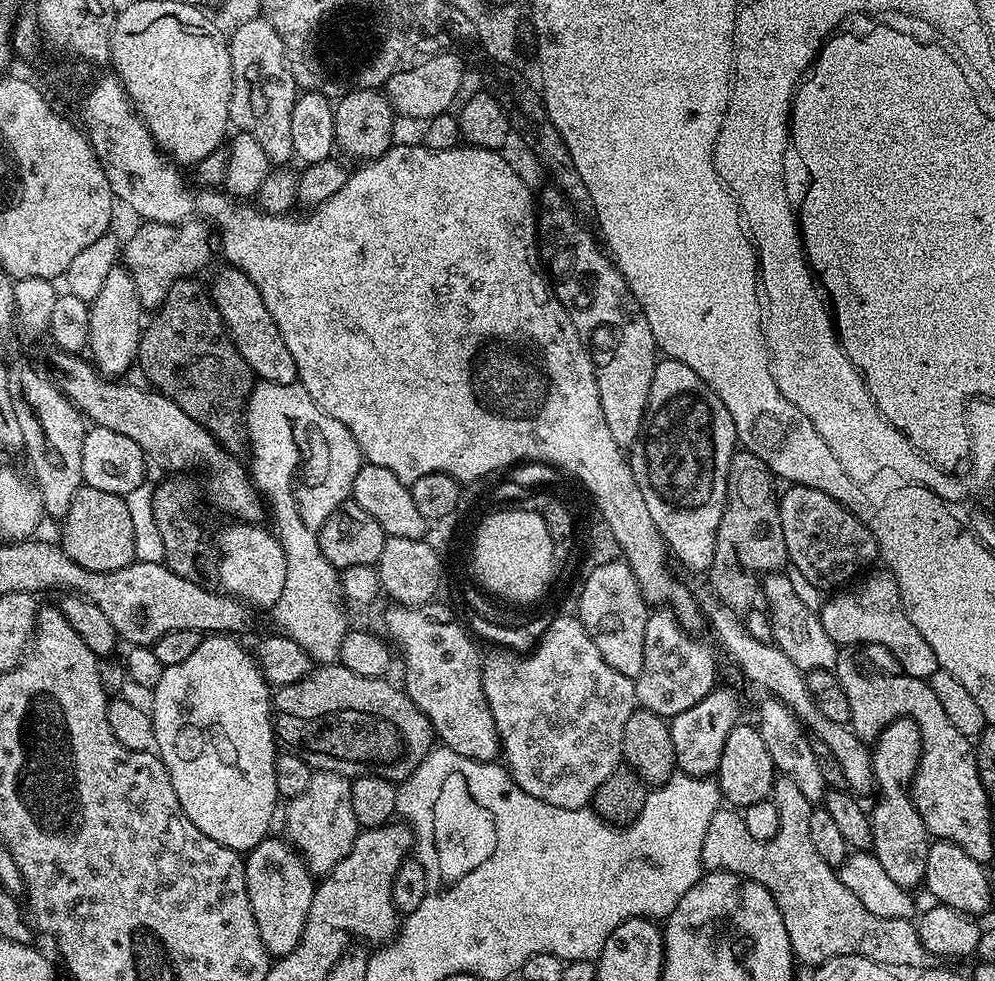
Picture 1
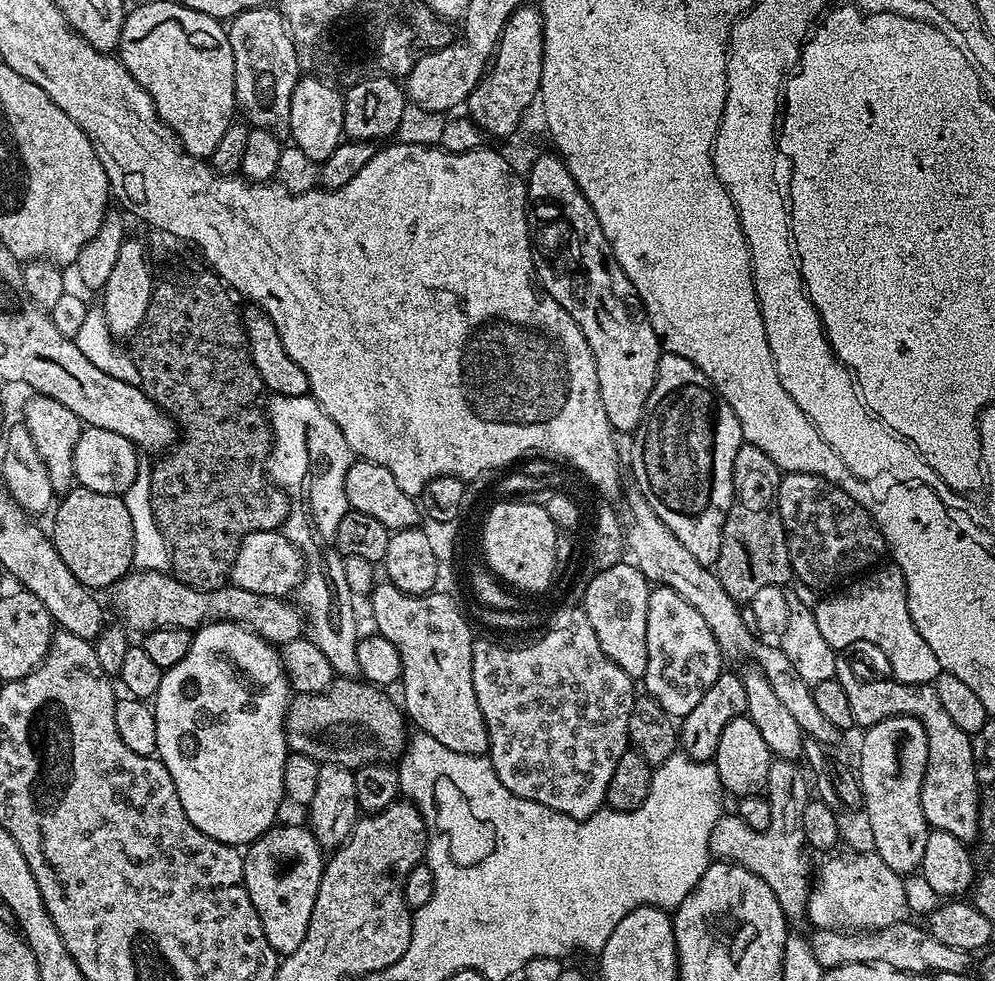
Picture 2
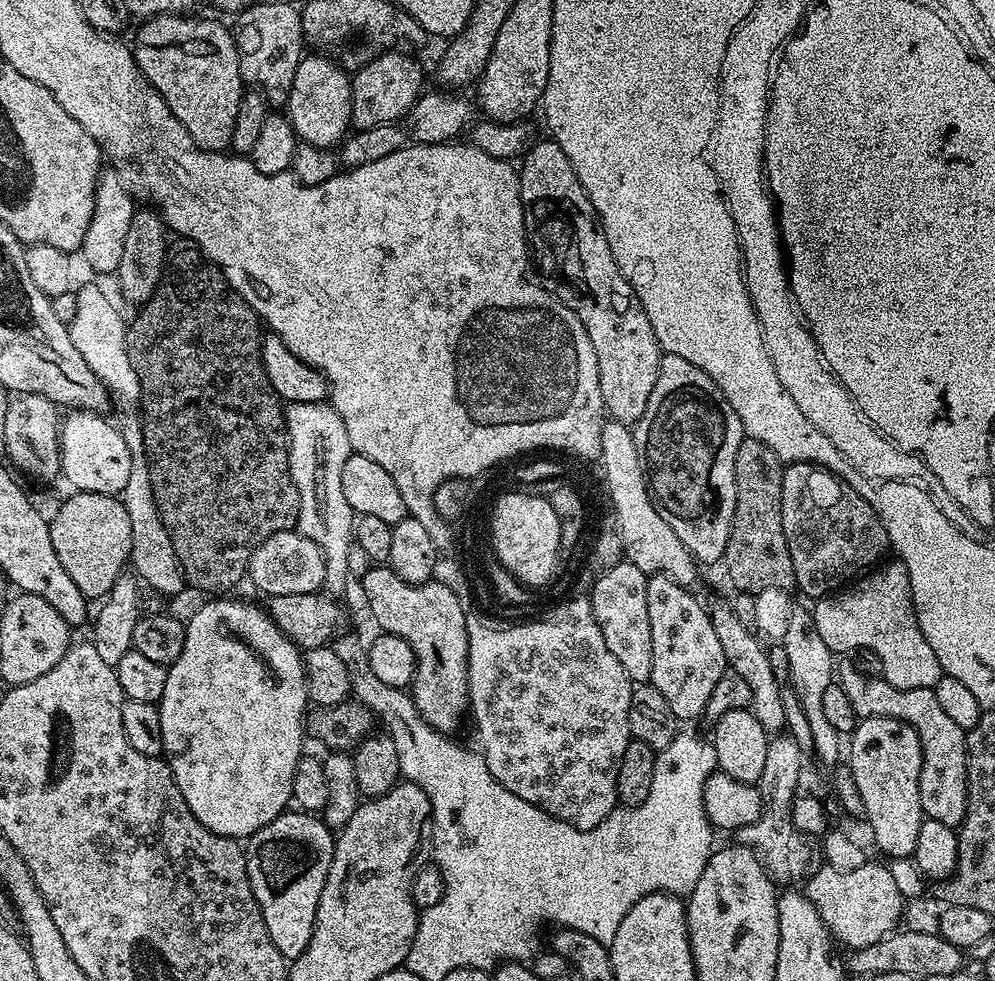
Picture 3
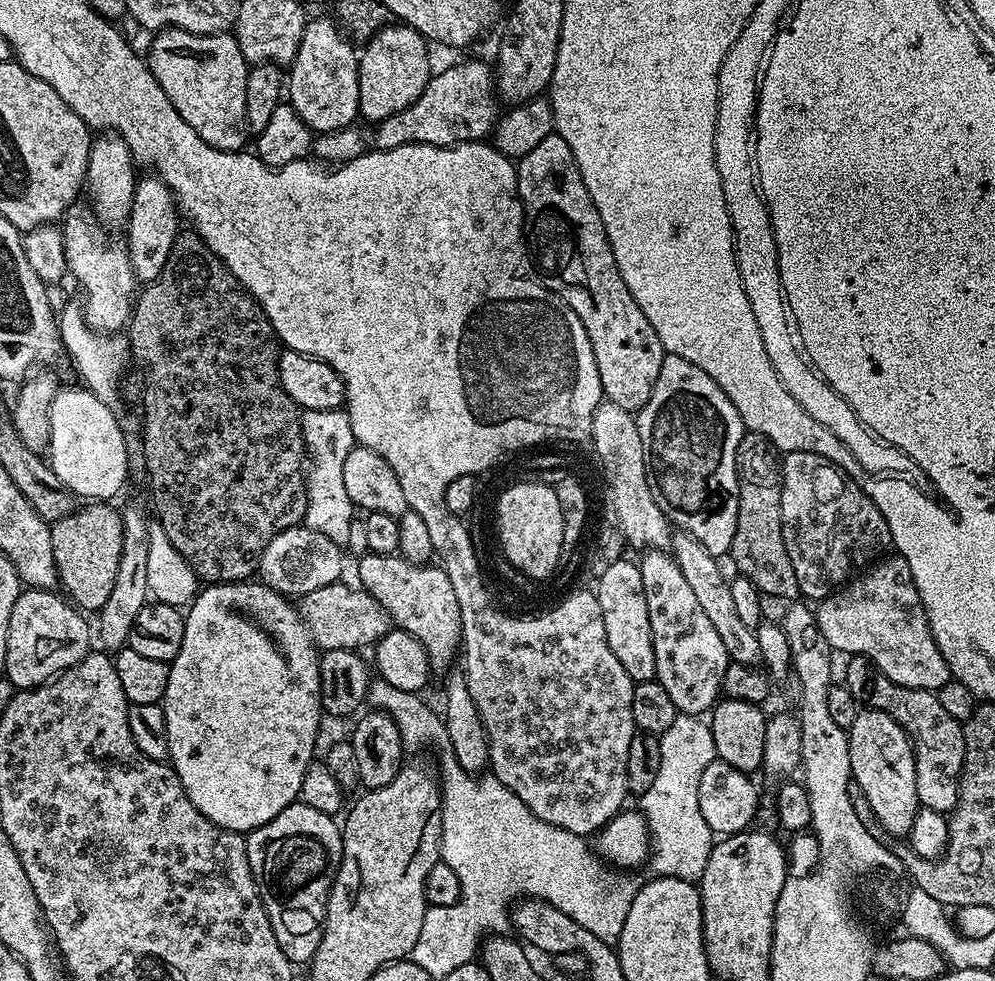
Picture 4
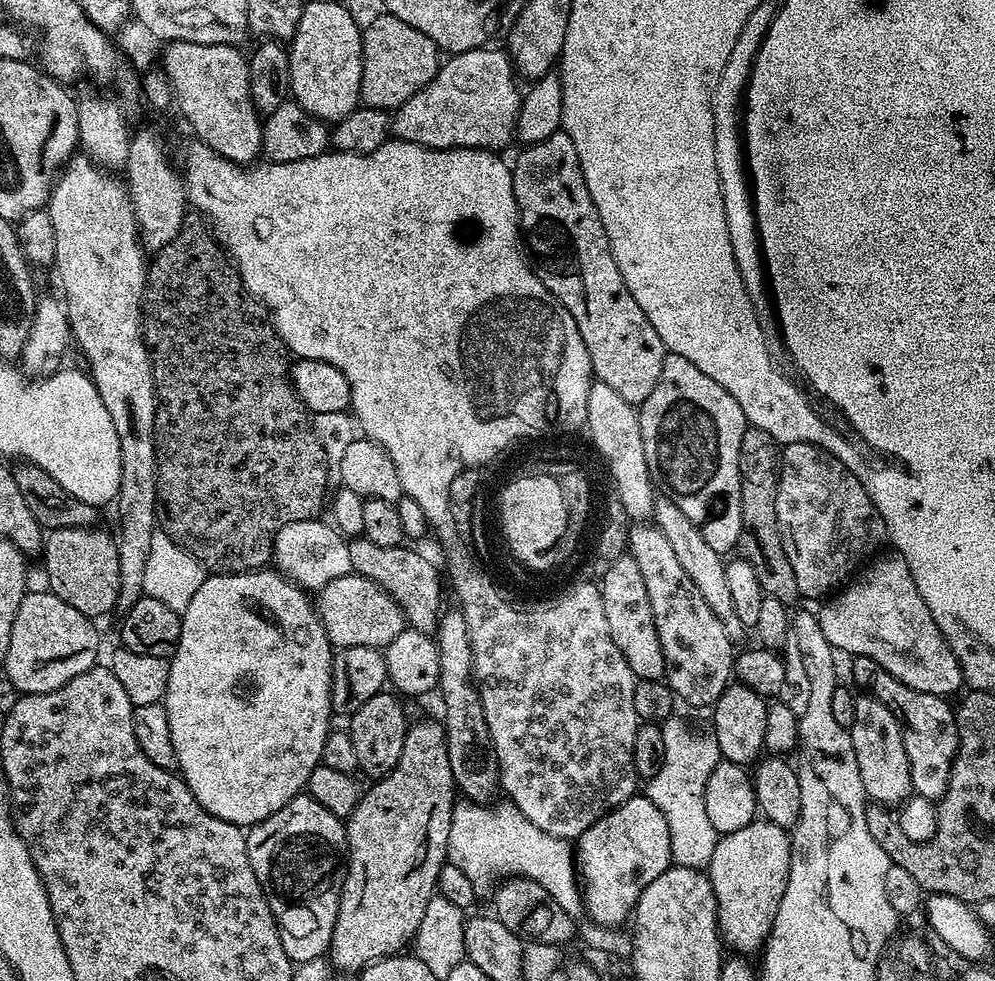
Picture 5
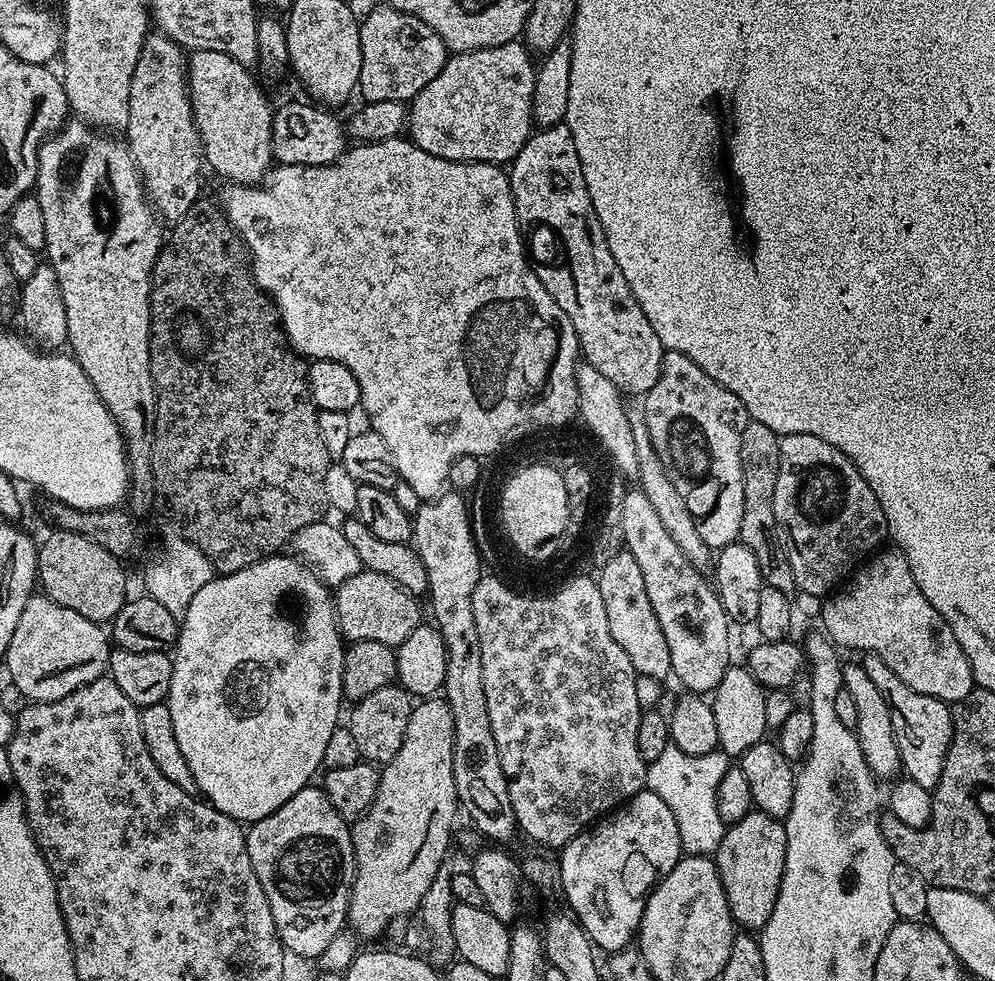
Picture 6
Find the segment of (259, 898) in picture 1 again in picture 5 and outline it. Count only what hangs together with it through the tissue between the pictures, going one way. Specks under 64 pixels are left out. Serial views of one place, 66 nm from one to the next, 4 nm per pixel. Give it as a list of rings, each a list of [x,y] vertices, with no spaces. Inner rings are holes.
[[[301,794],[286,802],[282,810],[270,814],[270,818],[266,818],[261,824],[251,825],[246,835],[250,866],[254,866],[254,874],[262,886],[266,902],[276,920],[278,938],[282,942],[282,950],[286,950],[286,958],[290,958],[293,965],[297,965],[310,962],[310,958],[324,956],[332,947],[334,922],[338,918],[338,902],[344,885],[348,858],[345,821],[330,814],[330,810],[322,806],[322,802],[307,794]]]

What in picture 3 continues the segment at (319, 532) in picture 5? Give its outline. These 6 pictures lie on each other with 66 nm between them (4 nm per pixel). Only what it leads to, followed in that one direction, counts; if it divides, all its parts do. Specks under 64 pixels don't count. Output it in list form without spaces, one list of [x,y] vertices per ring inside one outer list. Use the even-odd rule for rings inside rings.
[[[295,530],[276,532],[252,551],[252,557],[248,563],[247,579],[252,580],[254,587],[261,588],[265,597],[320,592],[324,588],[324,551],[316,545],[315,540],[301,536]]]

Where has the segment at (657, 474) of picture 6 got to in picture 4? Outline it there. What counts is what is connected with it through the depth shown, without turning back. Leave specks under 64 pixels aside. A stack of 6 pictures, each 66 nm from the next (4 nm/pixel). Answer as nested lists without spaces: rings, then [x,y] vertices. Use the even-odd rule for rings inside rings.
[[[679,530],[673,531],[670,550],[682,570],[682,578],[686,578],[686,583],[692,587],[702,611],[714,625],[718,638],[722,638],[722,646],[726,646],[729,661],[733,664],[755,665],[760,658],[756,629],[742,623],[742,617],[738,614],[734,598],[730,594],[729,577],[724,577],[724,572],[720,569],[721,561],[714,554],[710,554],[710,550],[706,550],[706,546],[698,542],[698,538]]]

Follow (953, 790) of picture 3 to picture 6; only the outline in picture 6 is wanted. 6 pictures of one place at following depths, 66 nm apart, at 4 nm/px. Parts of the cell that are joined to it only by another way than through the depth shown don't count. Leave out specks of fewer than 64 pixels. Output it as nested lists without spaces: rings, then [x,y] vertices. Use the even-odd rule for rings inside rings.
[[[871,654],[863,657],[862,663],[866,674],[882,690],[886,702],[890,706],[890,718],[894,726],[894,738],[898,742],[898,754],[905,777],[918,786],[926,786],[929,790],[938,786],[938,778],[942,778],[942,766],[946,766],[946,754],[952,741],[952,710],[943,700],[930,694],[918,694],[918,690],[910,690],[882,658]]]

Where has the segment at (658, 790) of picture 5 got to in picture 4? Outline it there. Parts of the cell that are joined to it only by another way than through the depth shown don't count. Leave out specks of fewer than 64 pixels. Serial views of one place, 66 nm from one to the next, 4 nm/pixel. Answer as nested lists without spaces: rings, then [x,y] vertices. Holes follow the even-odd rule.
[[[677,714],[674,722],[670,722],[670,730],[659,733],[659,738],[662,766],[658,778],[654,778],[650,790],[642,797],[644,821],[650,829],[650,865],[656,876],[696,882],[704,872],[714,843],[714,834],[710,826],[706,826],[706,818],[702,818],[698,807],[698,781],[702,779],[702,770],[717,759],[714,734],[701,717]]]

